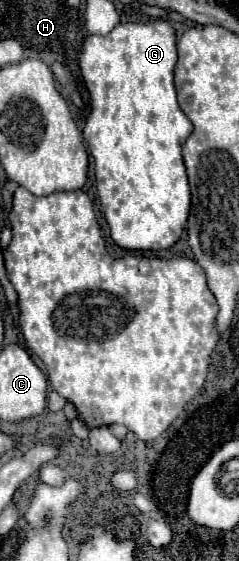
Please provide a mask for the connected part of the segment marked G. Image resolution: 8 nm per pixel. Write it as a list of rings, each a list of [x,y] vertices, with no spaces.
[[[164,19],[118,23],[108,35],[88,35],[76,61],[90,91],[90,115],[84,139],[94,157],[96,187],[110,235],[116,245],[132,251],[160,251],[172,247],[188,219],[190,185],[182,159],[182,145],[192,133],[192,121],[182,113],[174,89],[176,33]]]

